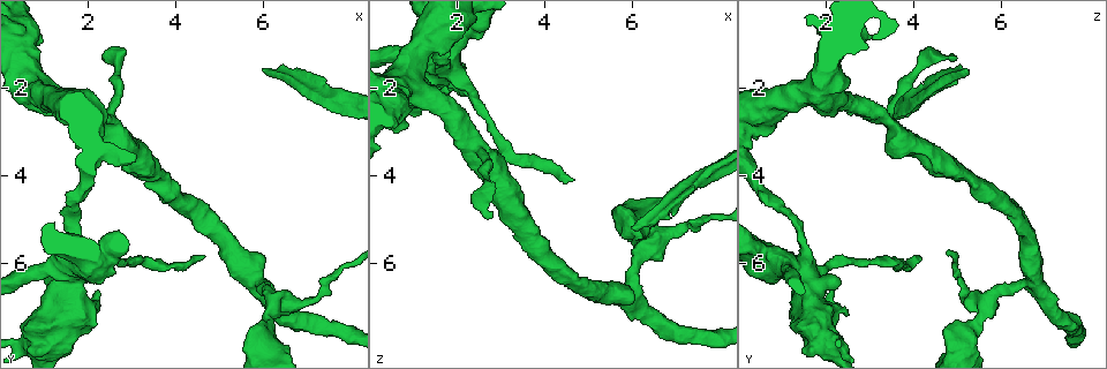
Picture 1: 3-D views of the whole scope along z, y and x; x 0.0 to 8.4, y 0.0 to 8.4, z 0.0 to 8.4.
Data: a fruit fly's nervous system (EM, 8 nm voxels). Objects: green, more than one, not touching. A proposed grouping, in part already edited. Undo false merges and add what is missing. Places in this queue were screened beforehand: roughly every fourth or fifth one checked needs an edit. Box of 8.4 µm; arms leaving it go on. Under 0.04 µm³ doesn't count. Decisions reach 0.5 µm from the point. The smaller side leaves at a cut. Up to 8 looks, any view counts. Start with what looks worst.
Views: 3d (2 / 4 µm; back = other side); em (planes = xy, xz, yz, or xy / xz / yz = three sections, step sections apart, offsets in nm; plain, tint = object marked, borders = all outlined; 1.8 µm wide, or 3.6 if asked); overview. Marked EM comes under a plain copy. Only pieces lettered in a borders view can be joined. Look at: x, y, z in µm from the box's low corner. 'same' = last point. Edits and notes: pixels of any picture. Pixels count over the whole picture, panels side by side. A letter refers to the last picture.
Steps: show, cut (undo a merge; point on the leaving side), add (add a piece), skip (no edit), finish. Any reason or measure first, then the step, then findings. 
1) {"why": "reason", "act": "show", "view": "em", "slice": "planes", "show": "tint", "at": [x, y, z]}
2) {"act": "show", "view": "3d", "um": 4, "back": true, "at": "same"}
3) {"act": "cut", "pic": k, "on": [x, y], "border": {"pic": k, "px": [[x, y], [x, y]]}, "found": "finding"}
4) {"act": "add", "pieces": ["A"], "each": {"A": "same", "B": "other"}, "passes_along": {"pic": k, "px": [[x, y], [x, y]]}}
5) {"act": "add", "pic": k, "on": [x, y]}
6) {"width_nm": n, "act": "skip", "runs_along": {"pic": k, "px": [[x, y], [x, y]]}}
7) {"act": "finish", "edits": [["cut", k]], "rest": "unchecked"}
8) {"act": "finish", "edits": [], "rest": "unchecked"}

{"why": "an open end", "act": "show", "view": "em", "slice": "planes", "show": "tint", "at": [4.60, 5.80, 4.10]}

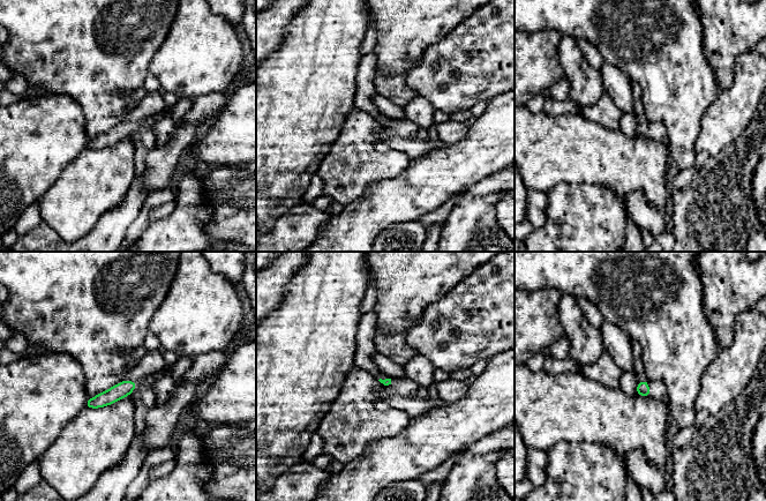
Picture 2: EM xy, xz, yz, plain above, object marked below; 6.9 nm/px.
{"act": "show", "view": "em", "slice": "planes", "show": "borders", "at": "same"}

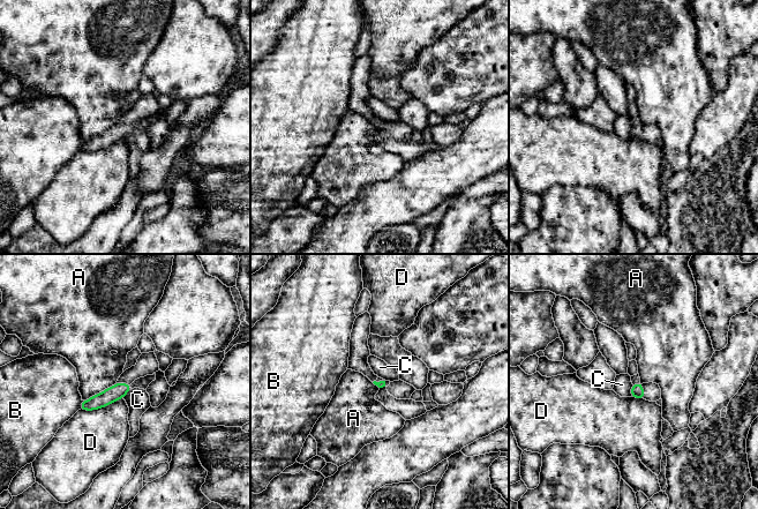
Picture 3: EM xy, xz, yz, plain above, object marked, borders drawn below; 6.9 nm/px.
{"act": "skip", "each": {"A": "other", "B": "other", "C": "other", "D": "other"}, "runs_along": {"pic": 3, "px": [[127, 387], [83, 406]]}, "found": "none of them fits"}

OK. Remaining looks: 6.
{"why": "thin arm on a thick one", "act": "show", "view": "3d", "um": 4, "at": [1.65, 5.85, 1.55]}

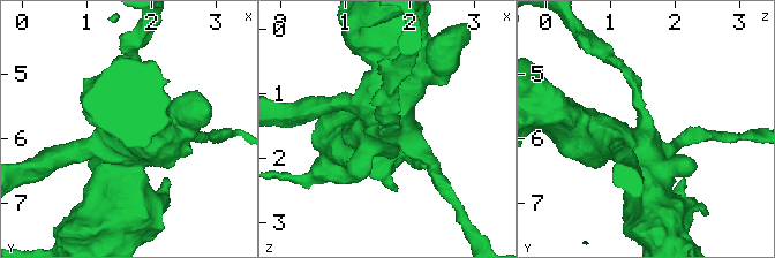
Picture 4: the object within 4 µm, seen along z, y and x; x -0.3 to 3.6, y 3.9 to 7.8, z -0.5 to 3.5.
{"act": "show", "view": "em", "um": 3.6, "slice": "planes", "show": "tint", "at": [1.70, 5.85, 1.55]}

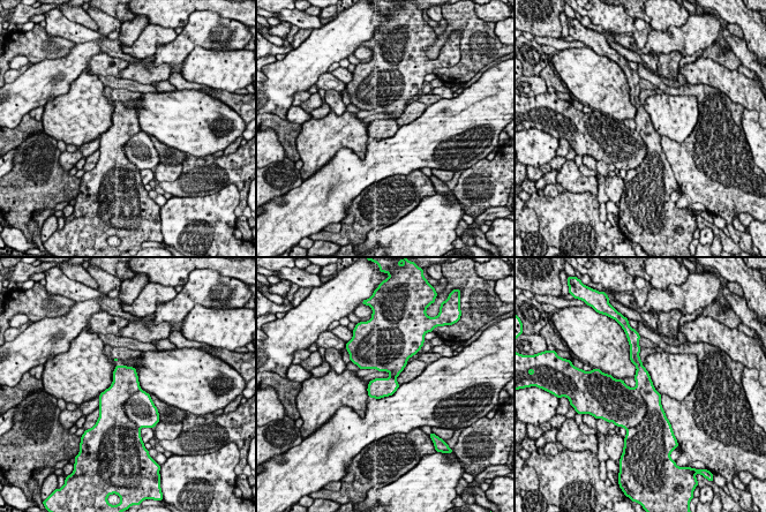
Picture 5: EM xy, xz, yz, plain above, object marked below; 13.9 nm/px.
{"why": "see the neighbours", "act": "show", "view": "em", "um": 3.6, "slice": "planes", "show": "borders", "at": "same"}

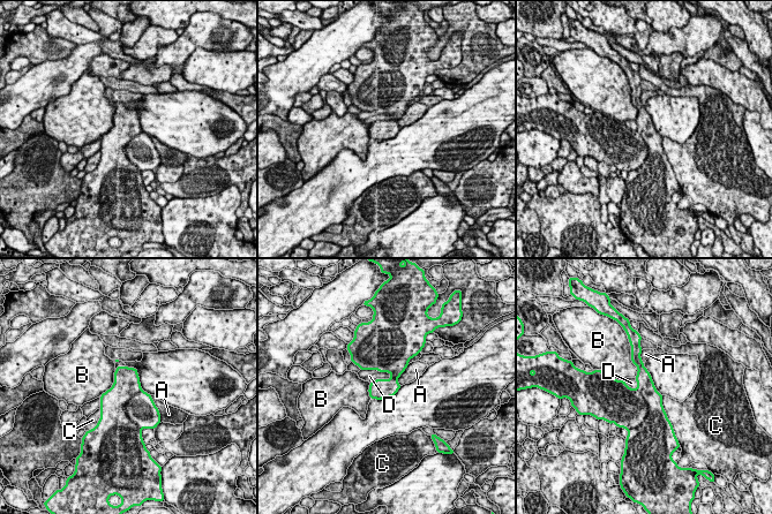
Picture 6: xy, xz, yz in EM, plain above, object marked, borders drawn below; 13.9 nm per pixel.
{"act": "cut", "pic": 6, "on": [141, 409], "each": {"A": "other", "B": "other", "C": "other", "D": "other"}, "border": {"pic": 6, "px": [[142, 390], [125, 406], [136, 426]]}, "found": "a second neuron is stuck on"}

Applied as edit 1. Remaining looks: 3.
{"act": "finish", "edits": [["cut", 6]], "rest": "unchecked"}

